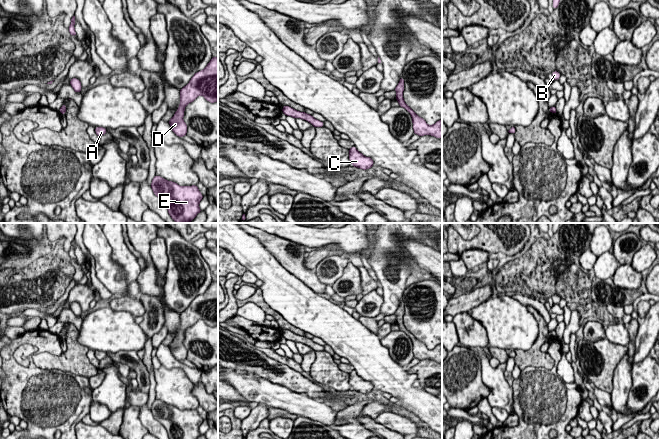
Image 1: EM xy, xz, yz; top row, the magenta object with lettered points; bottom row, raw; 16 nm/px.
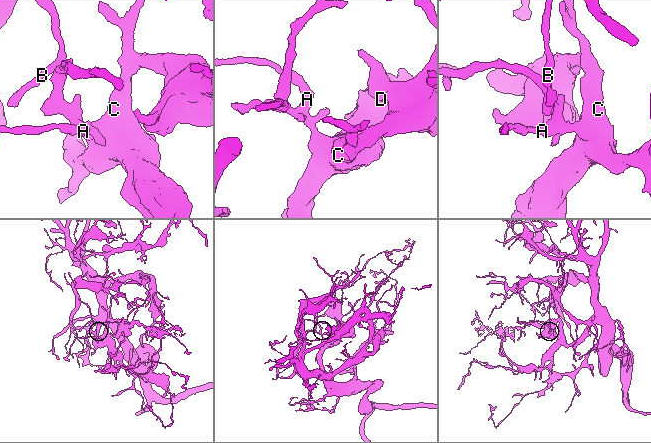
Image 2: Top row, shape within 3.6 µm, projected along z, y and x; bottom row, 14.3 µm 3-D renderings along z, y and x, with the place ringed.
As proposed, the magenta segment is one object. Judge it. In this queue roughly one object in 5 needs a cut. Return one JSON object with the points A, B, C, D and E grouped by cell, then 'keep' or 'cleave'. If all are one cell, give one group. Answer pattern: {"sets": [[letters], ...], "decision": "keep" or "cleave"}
{"sets": [["A", "B", "C", "D", "E"]], "decision": "keep"}

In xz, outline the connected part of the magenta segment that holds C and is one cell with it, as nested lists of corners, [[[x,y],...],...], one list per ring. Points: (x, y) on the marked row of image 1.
[[[355,146],[349,149],[349,160],[352,162],[352,166],[363,170],[371,168],[374,164],[372,158],[364,156]]]

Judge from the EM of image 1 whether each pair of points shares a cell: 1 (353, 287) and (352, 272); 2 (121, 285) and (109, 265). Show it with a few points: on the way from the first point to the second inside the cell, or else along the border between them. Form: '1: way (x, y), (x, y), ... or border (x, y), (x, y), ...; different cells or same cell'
1: way (352, 283), (352, 276); same cell
2: way (115, 282), (109, 276), (109, 271); same cell

